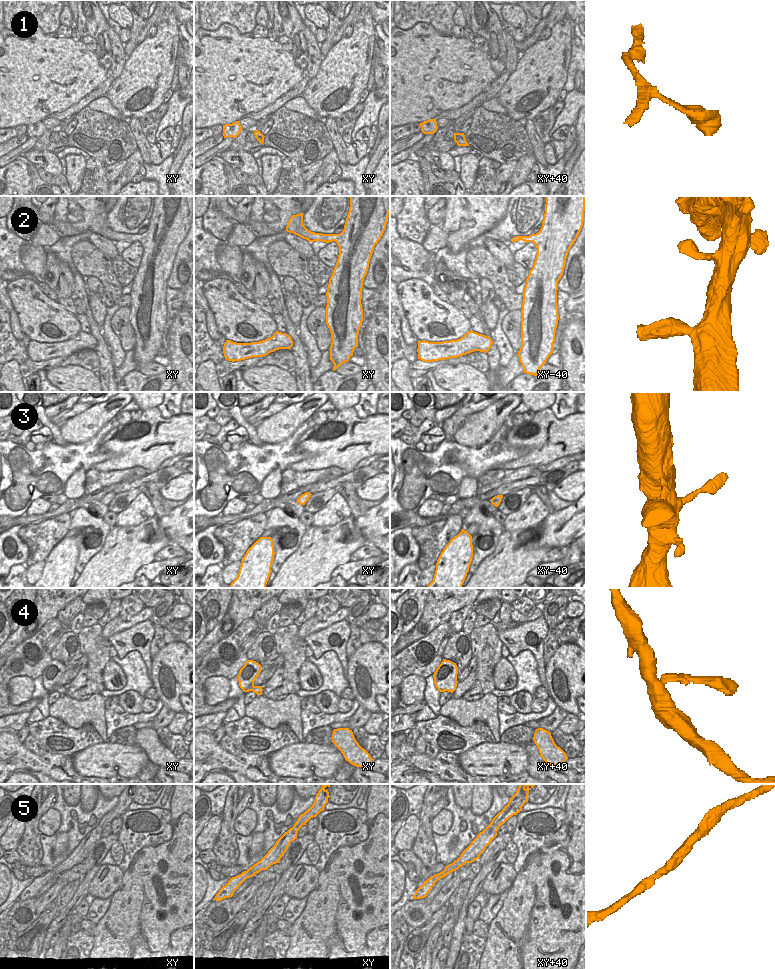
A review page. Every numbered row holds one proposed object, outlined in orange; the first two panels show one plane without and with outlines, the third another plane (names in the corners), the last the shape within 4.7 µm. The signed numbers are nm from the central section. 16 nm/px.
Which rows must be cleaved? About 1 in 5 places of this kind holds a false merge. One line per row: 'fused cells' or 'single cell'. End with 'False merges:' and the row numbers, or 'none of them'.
1: single cell
2: single cell
3: single cell
4: single cell
5: single cell
False merges: none of them

